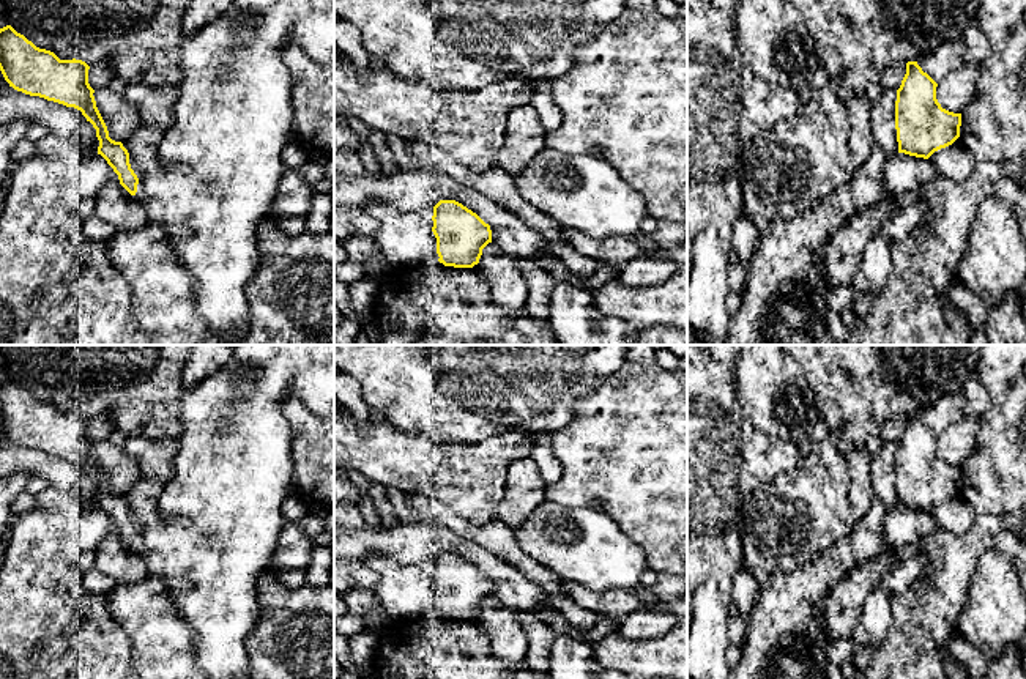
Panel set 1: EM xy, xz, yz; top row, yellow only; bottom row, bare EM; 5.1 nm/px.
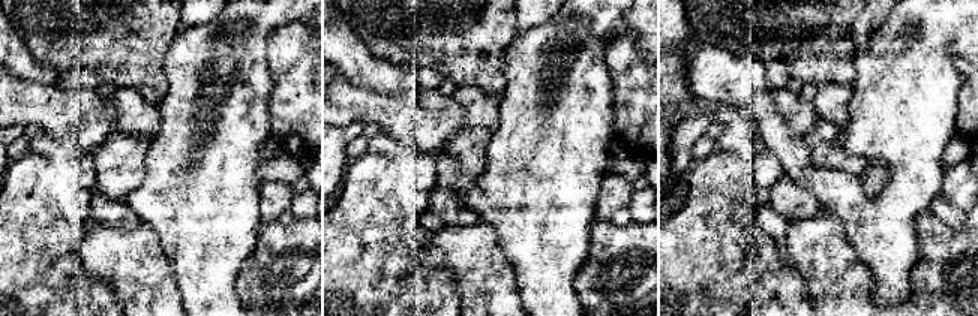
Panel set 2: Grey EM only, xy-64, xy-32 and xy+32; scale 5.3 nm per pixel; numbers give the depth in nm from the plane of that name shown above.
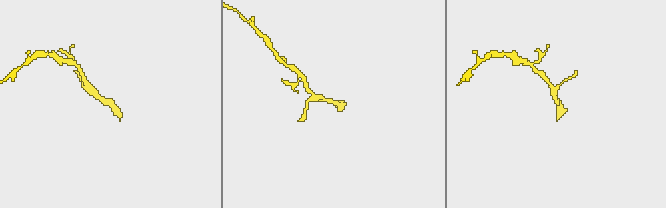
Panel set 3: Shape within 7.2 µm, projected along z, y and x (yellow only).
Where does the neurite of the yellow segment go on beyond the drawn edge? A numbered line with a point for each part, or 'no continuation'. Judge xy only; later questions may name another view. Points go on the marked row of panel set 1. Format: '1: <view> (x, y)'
1: xy (232, 118)

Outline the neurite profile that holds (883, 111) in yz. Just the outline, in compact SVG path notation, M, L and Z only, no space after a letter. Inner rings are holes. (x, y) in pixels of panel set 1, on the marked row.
M884 90L879 99L873 102L870 112L870 128L875 145L879 147L887 156L898 153L895 101L897 90Z

